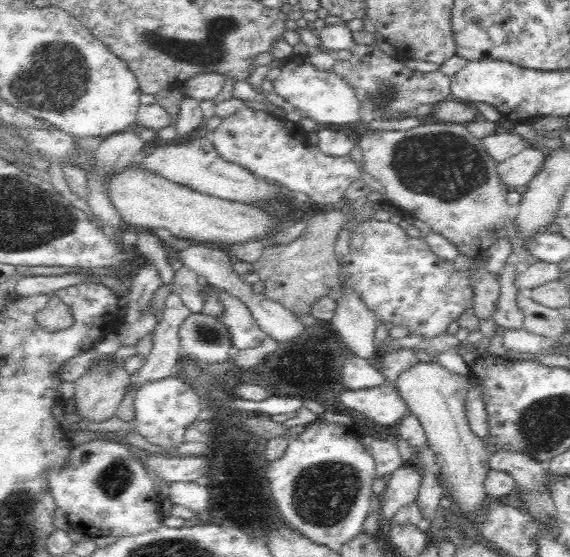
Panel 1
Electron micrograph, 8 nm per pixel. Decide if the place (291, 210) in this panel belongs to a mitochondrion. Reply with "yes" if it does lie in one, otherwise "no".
no

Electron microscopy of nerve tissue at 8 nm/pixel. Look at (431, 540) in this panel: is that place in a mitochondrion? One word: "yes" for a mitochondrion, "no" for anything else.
no

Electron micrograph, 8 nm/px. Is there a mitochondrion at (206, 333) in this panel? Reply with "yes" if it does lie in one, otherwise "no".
yes

